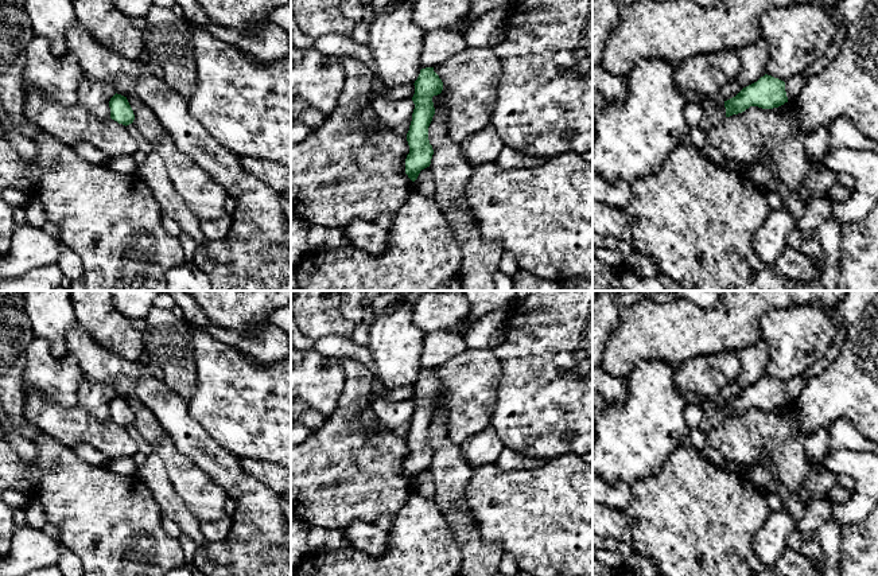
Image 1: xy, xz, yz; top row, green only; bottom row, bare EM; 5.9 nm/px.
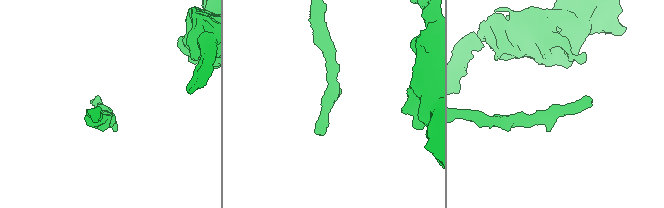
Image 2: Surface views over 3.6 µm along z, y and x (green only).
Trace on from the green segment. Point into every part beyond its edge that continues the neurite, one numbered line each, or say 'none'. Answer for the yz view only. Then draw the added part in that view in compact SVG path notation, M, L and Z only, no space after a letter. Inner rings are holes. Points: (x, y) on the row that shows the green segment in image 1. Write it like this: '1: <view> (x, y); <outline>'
1: yz (793, 85); M801 73L801 74L792 75L784 82L785 82L785 92L786 92L788 101L793 102L796 97L801 93L801 89L805 86L807 78L804 73Z

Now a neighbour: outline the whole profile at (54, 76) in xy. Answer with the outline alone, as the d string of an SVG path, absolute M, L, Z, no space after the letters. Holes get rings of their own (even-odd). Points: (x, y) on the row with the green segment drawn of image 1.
M34 36L26 48L26 66L22 77L24 93L38 90L54 97L61 105L78 104L78 86L83 73L77 57L66 51L57 57L48 40Z

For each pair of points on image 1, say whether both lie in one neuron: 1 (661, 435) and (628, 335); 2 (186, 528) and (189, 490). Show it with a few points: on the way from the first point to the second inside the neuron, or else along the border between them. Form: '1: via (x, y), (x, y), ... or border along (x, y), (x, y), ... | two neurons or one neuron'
1: border along (669, 365), (661, 361), (641, 361), (625, 380) | two neurons
2: border along (170, 479), (174, 490), (199, 524) | two neurons

